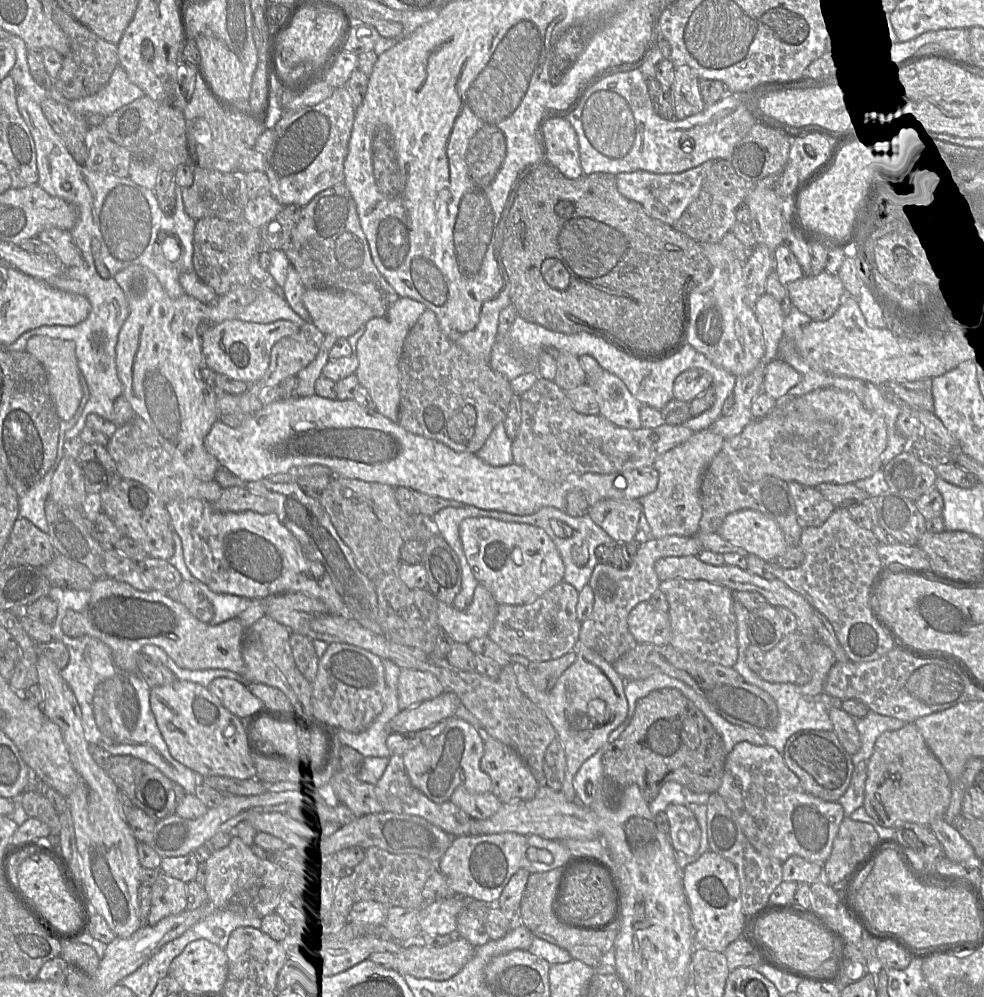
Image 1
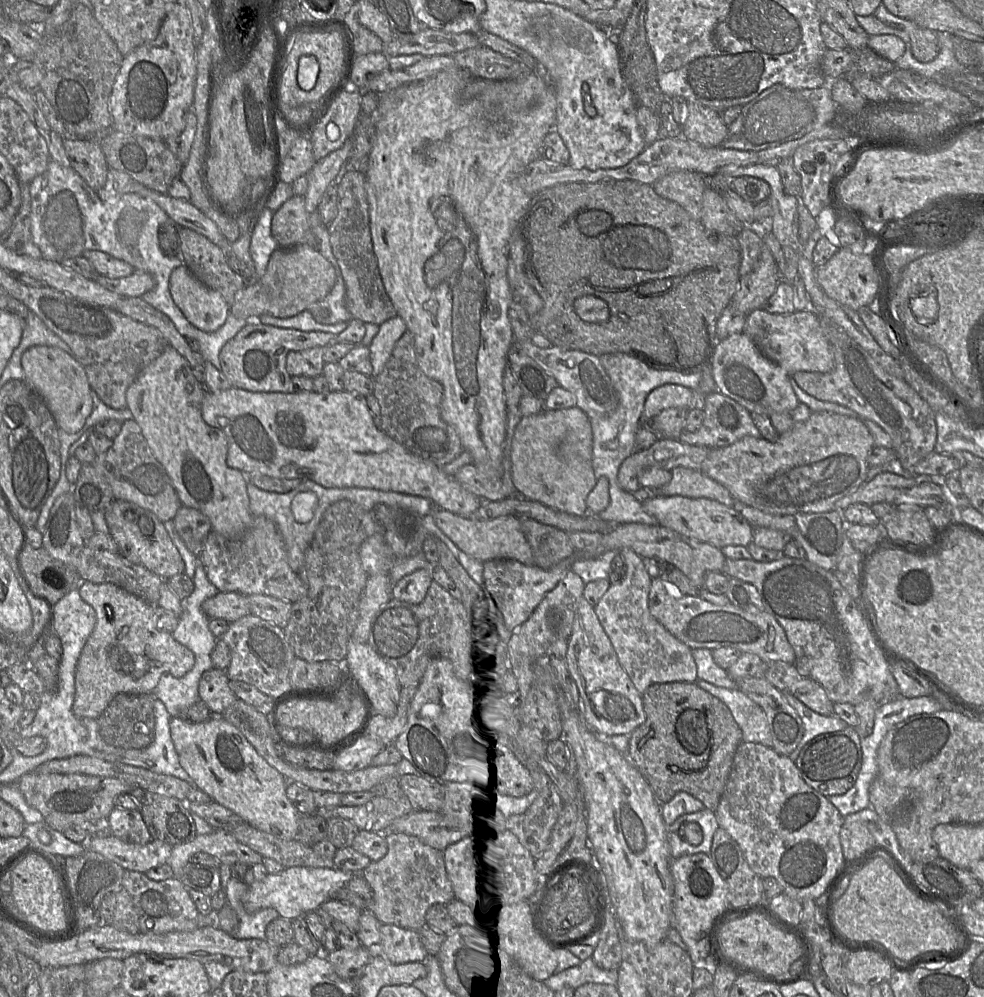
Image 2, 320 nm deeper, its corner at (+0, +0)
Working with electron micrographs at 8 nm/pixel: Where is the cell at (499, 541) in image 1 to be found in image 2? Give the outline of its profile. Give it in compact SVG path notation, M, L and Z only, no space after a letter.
M435 509L432 515L438 528L460 550L482 563L493 559L511 559L528 566L536 566L531 547L521 529L520 520L514 516L476 520L464 518L443 509Z

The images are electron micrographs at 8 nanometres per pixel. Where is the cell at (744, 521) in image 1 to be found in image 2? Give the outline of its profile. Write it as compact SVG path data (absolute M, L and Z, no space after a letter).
M651 495L642 503L645 512L655 517L658 524L670 528L688 538L711 544L717 548L725 546L747 546L753 541L752 525L733 507L716 500L685 496Z

